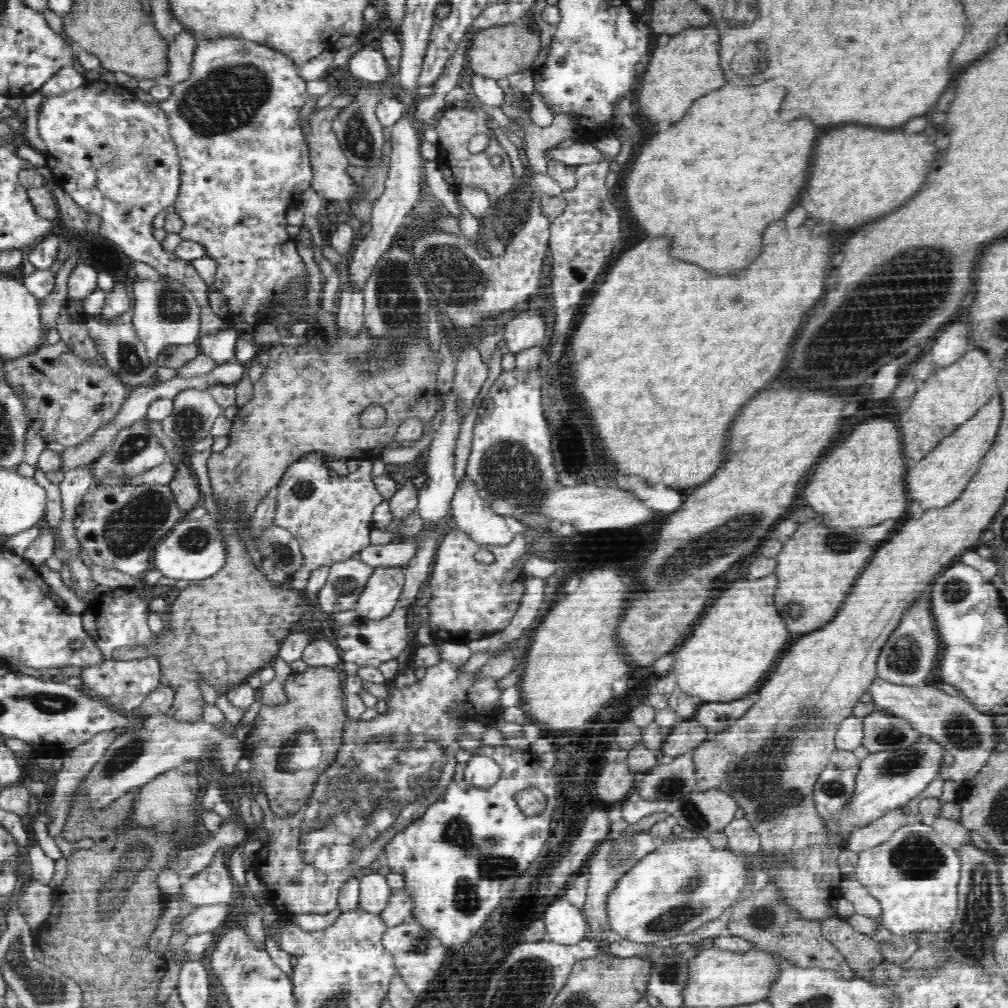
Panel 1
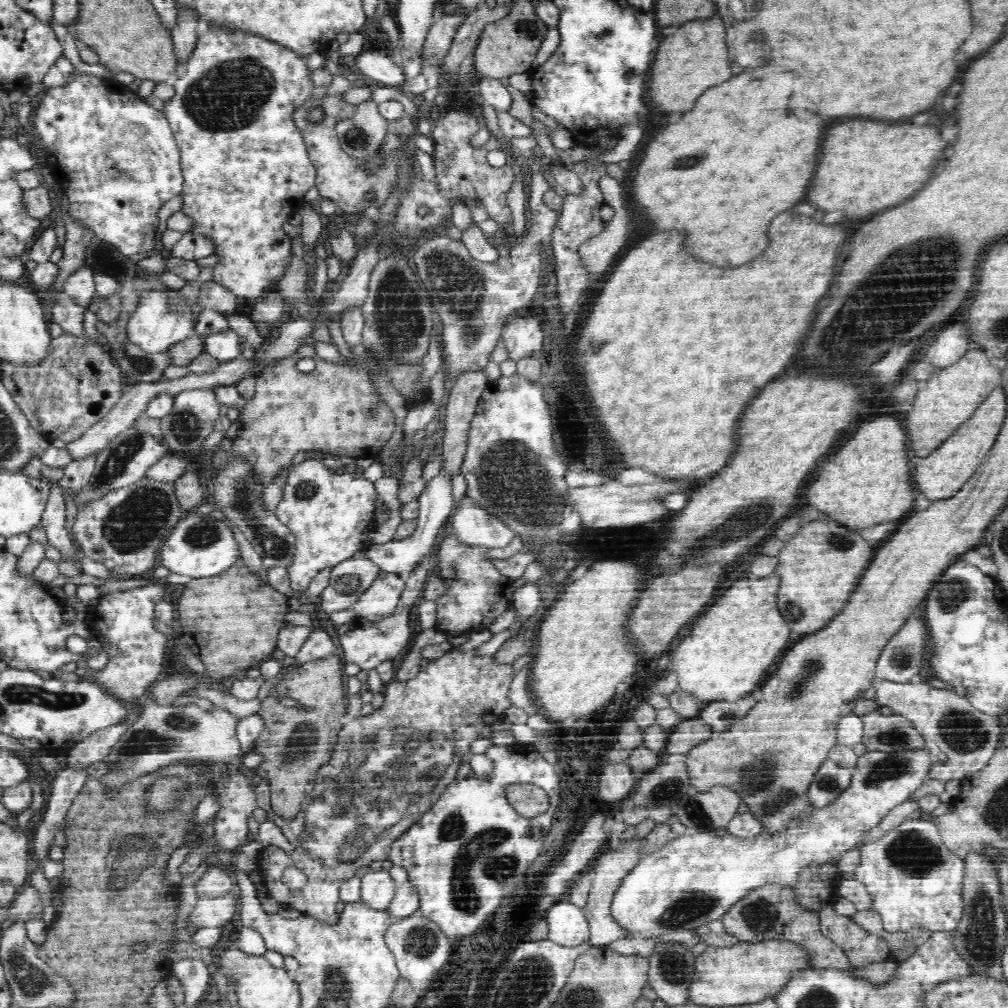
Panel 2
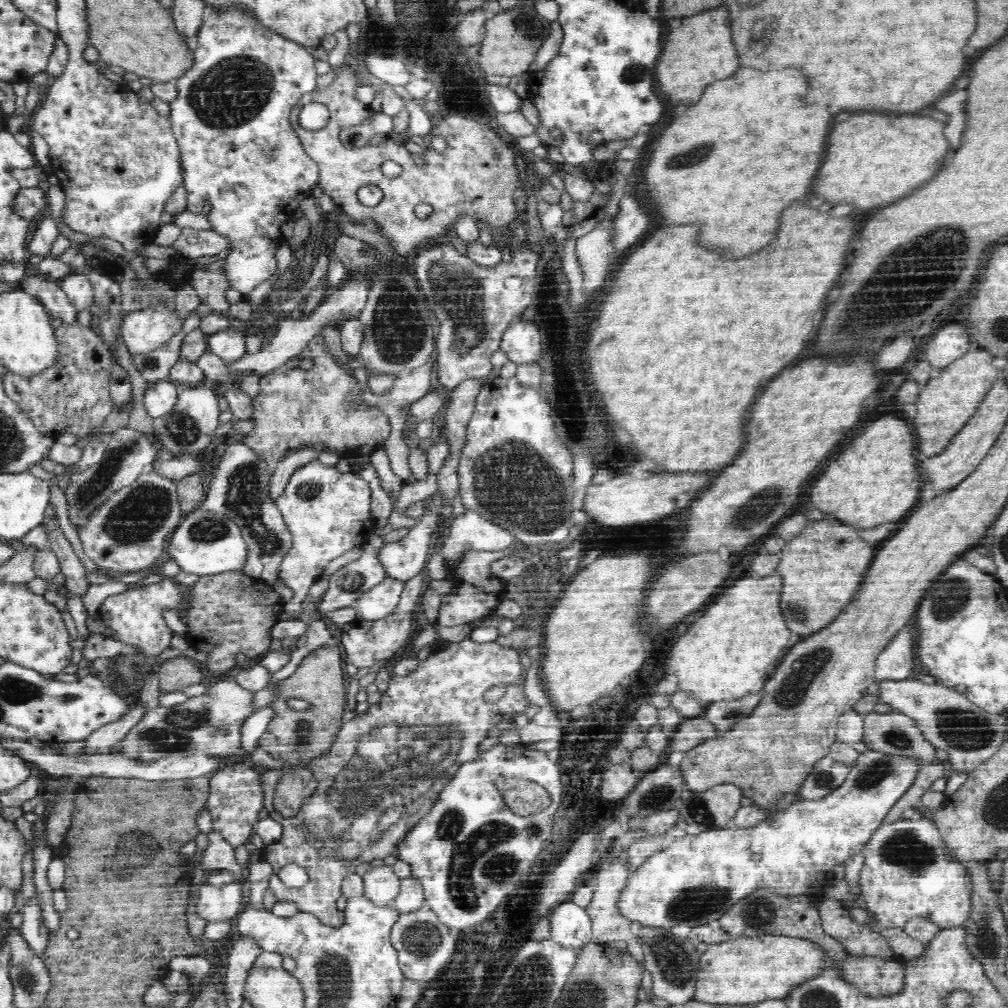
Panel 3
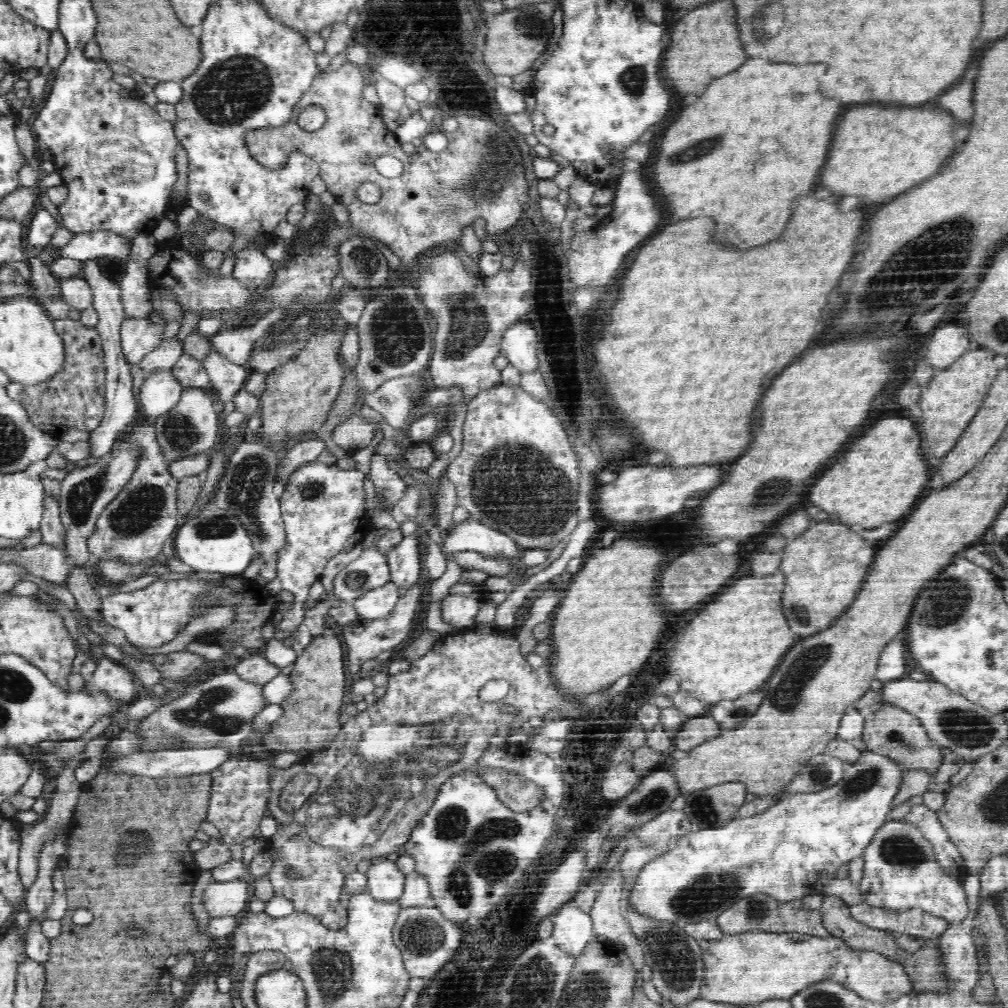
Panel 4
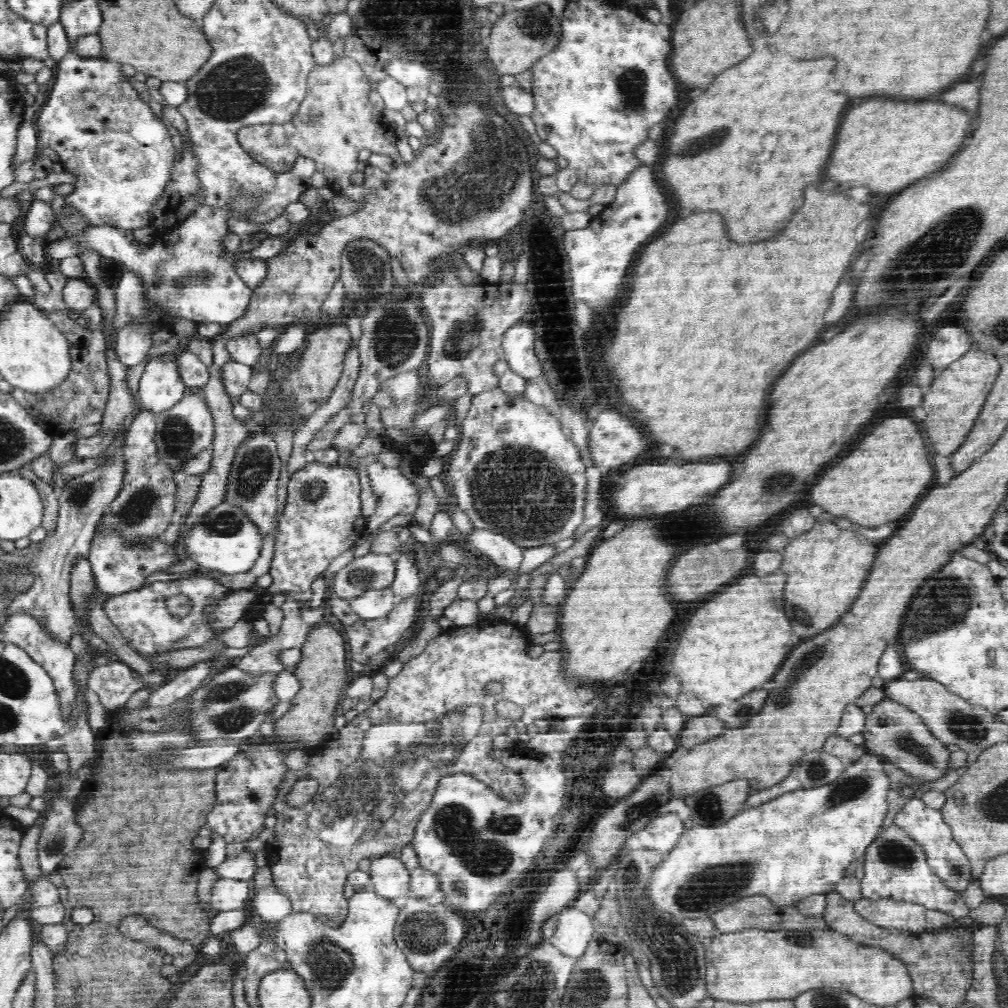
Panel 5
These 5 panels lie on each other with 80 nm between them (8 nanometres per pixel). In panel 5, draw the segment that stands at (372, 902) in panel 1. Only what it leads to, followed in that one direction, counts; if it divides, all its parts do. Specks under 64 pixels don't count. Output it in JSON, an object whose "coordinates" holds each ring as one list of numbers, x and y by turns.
{"coordinates":[[391,853,371,859,370,878,375,893,391,900,400,896,409,896,411,889,410,870,402,859]]}

